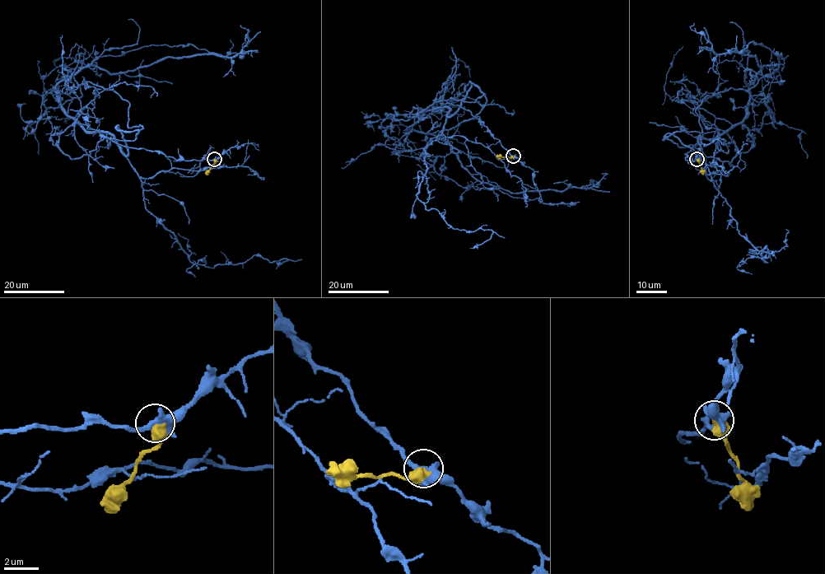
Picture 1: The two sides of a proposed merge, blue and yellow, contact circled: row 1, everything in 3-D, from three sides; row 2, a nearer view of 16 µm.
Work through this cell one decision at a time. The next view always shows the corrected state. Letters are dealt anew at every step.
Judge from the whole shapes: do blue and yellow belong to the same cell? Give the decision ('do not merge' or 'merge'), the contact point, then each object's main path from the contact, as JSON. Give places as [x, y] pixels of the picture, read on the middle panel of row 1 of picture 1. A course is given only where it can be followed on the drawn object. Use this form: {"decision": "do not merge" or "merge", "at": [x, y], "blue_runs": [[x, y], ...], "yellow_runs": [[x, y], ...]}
{"decision": "do not merge", "at": [513, 156], "blue_runs": [[513, 156], [470, 111], [440, 101], [407, 128], [434, 134], [472, 176], [513, 193], [589, 188], [602, 173]], "yellow_runs": [[513, 156], [496, 156]]}

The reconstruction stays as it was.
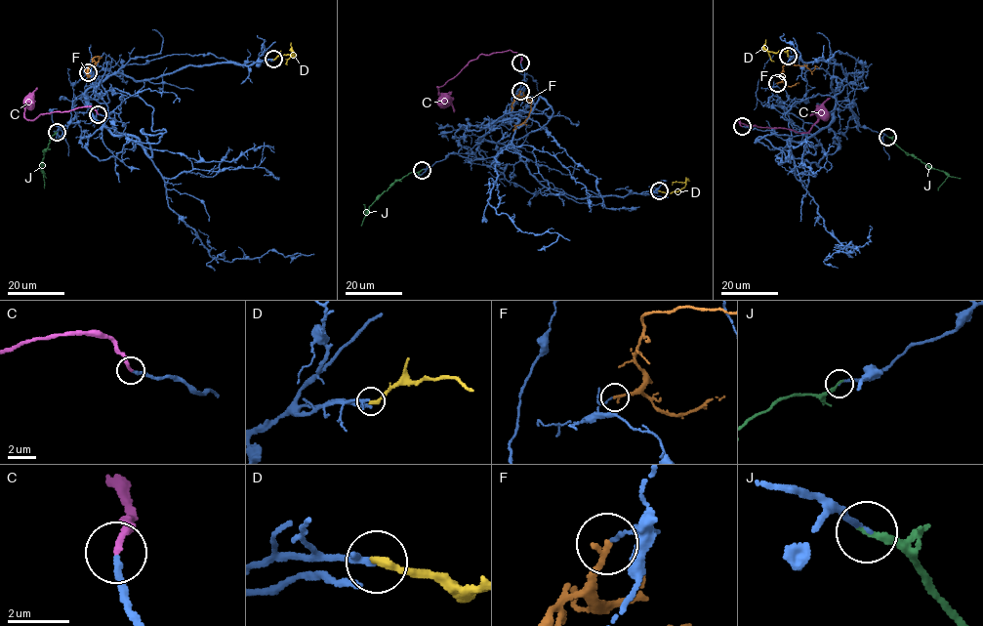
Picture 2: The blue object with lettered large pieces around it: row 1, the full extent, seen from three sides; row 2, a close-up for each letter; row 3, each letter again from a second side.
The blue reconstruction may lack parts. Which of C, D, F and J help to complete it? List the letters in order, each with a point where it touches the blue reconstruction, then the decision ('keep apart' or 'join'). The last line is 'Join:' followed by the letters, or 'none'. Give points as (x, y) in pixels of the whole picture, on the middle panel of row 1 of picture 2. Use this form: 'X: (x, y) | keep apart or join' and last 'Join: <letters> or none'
C: (520, 62) | join
D: (659, 190) | keep apart
F: (520, 91) | keep apart
J: (422, 170) | join
Join: C, J

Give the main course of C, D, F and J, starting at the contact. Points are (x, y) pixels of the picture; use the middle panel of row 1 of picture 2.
C: (520, 62), (515, 52), (507, 50), (471, 60), (437, 88), (454, 112)
D: (659, 191), (679, 191), (685, 183), (675, 182), (673, 185)
F: (520, 91), (519, 97), (531, 102), (528, 117), (513, 131)
J: (422, 169), (395, 182), (365, 213), (363, 204)

